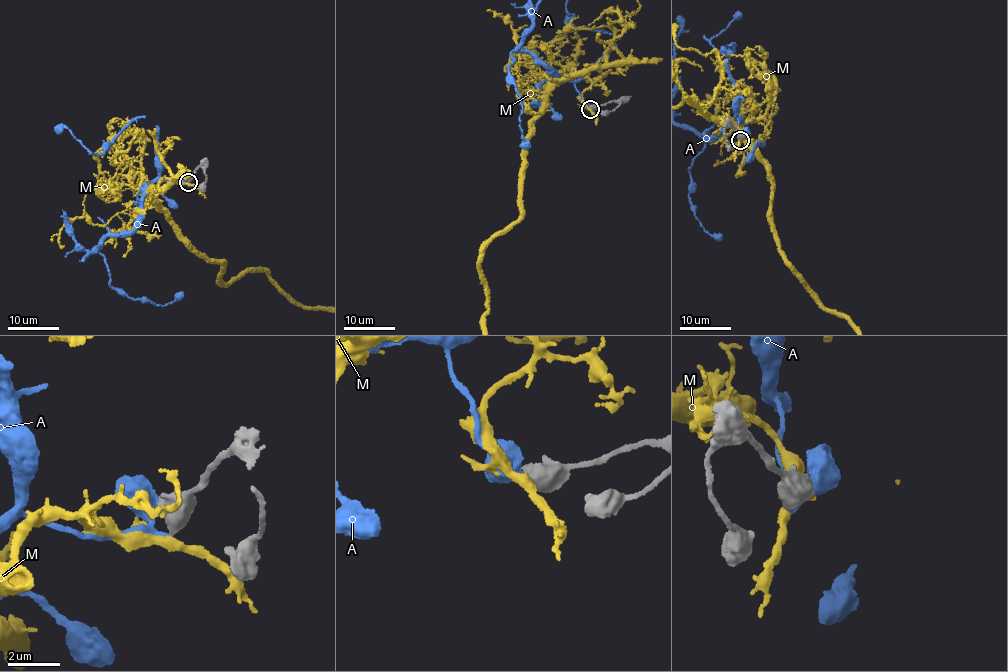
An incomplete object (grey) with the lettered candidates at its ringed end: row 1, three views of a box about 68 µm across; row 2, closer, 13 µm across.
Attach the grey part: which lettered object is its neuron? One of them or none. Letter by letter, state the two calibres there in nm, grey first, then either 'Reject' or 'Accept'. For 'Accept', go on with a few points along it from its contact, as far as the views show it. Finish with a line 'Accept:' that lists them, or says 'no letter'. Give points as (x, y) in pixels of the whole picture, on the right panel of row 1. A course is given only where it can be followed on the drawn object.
A: Thickness 500 nm (grey) against 140 nm. Accept
M: Thickness 500 nm (grey) against 320 nm. Reject
Accept: A

